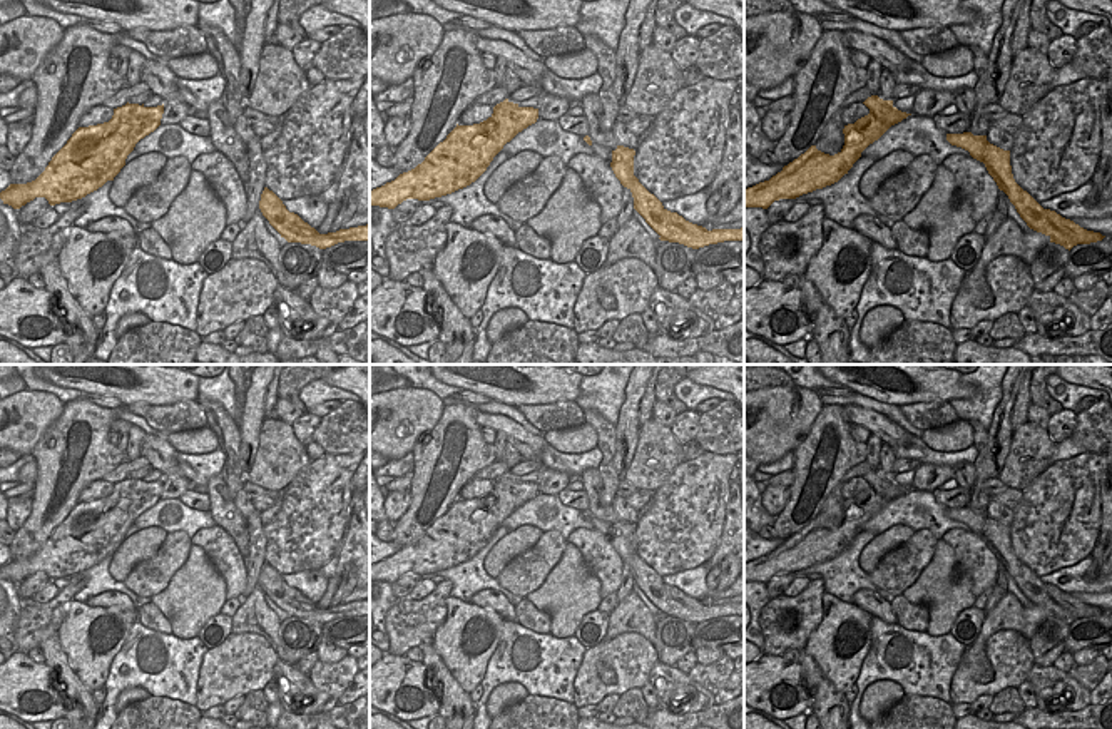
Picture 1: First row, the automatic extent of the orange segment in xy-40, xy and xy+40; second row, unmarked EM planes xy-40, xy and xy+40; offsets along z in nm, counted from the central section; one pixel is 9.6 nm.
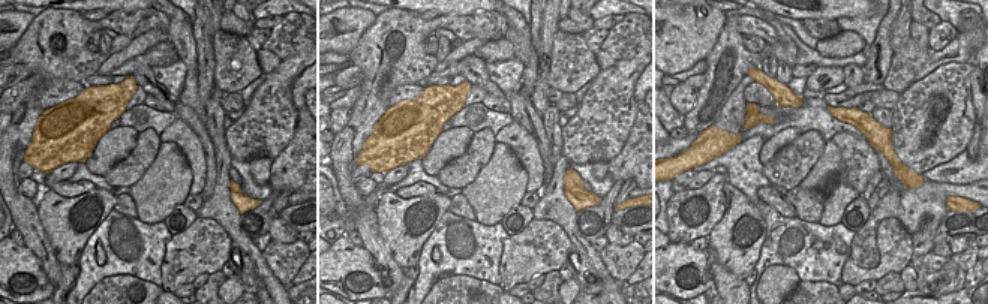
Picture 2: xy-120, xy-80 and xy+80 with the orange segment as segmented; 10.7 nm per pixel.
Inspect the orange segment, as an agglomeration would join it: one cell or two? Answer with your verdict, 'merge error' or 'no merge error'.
merge error

